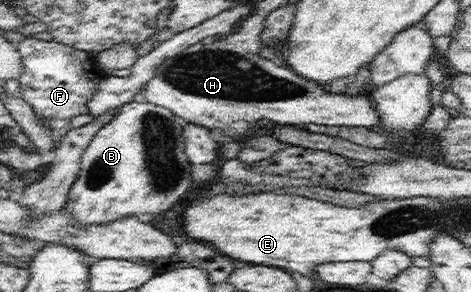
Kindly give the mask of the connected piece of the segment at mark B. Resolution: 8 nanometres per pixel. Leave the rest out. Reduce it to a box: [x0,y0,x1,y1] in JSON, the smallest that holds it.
[67,100,191,224]

